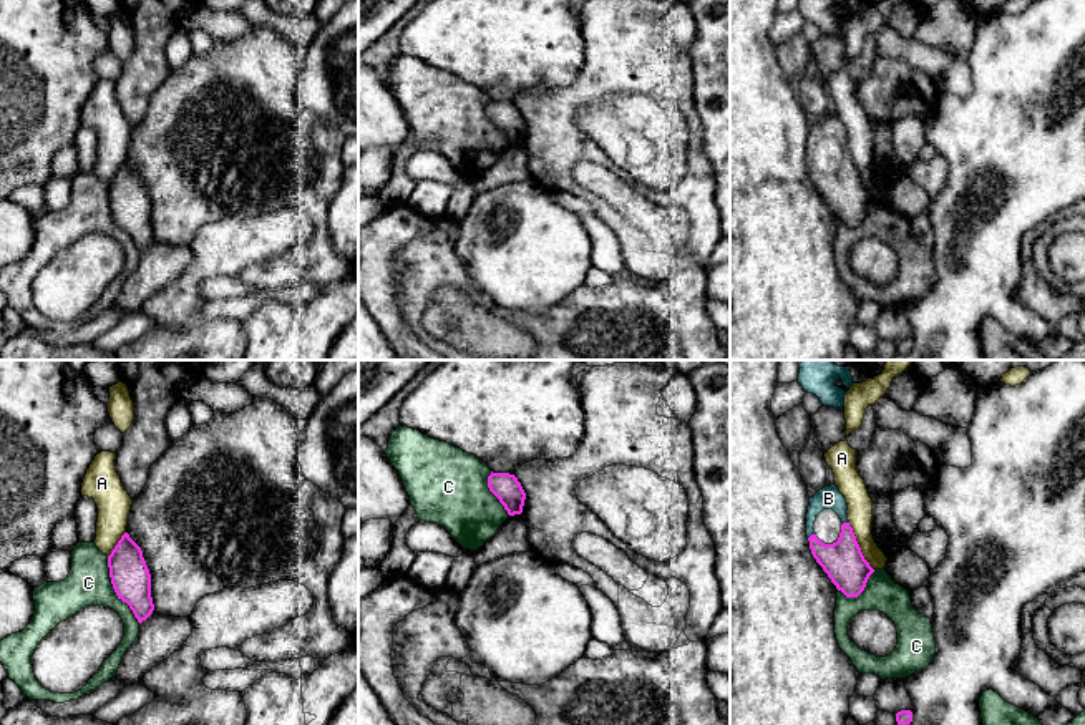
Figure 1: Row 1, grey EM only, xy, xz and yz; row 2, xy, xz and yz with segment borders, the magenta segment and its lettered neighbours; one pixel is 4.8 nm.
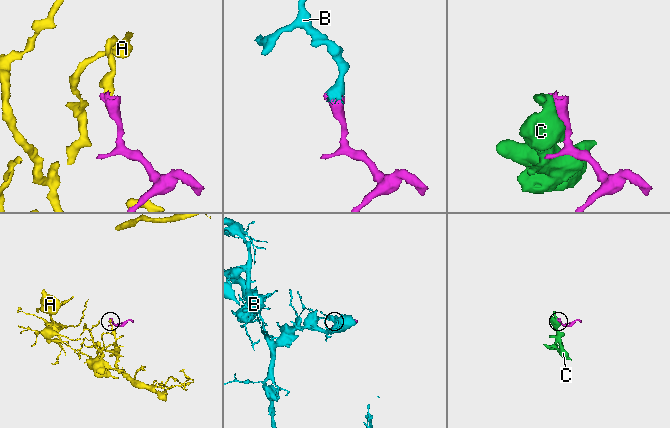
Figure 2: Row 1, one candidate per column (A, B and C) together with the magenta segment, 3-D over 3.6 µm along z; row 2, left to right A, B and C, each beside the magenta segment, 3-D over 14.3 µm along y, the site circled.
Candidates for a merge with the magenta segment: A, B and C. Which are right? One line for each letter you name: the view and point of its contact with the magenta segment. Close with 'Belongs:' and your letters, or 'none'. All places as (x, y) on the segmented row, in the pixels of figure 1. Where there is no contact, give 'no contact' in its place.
B: meets magenta in yz at (846, 523)
Belongs: B

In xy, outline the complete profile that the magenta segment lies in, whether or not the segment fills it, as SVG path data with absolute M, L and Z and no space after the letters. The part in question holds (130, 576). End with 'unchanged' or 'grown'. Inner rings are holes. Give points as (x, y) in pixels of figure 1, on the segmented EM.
M128 533L121 536L108 556L108 567L118 599L129 606L141 624L154 611L151 597L151 574L141 547L129 538Z; unchanged

